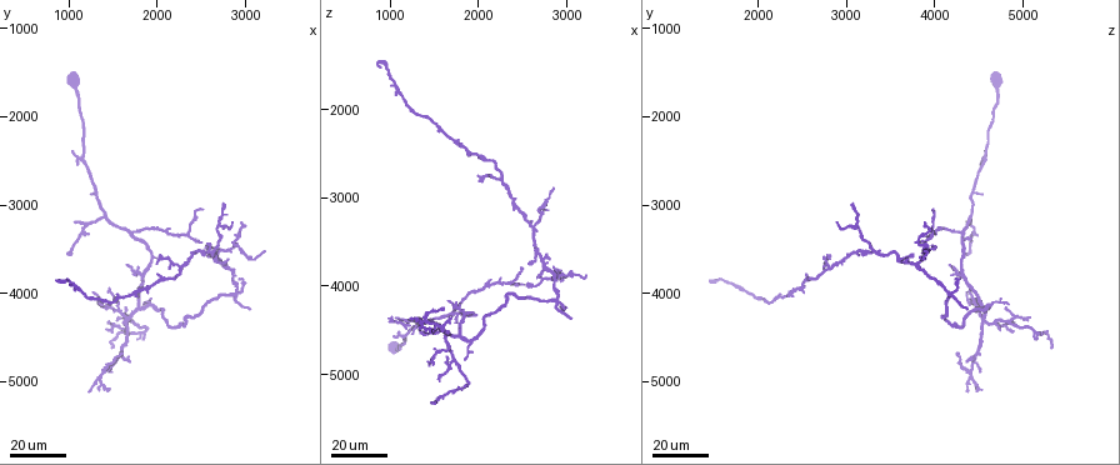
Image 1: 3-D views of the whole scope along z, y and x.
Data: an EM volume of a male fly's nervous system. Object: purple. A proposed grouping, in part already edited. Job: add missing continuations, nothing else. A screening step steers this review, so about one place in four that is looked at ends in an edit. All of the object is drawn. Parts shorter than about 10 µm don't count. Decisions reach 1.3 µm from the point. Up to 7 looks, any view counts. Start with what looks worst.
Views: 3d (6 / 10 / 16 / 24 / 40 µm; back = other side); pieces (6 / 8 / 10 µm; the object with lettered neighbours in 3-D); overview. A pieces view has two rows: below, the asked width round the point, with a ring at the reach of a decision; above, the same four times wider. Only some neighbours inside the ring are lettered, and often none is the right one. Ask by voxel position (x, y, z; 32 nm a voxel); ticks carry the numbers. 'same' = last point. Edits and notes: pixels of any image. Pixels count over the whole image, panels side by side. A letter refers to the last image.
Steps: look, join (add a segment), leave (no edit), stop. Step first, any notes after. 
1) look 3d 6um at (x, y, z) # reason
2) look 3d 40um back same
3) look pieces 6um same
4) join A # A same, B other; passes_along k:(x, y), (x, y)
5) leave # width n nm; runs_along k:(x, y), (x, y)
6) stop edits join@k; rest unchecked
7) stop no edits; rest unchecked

look 3d 24um at (3050, 4150, 4350)

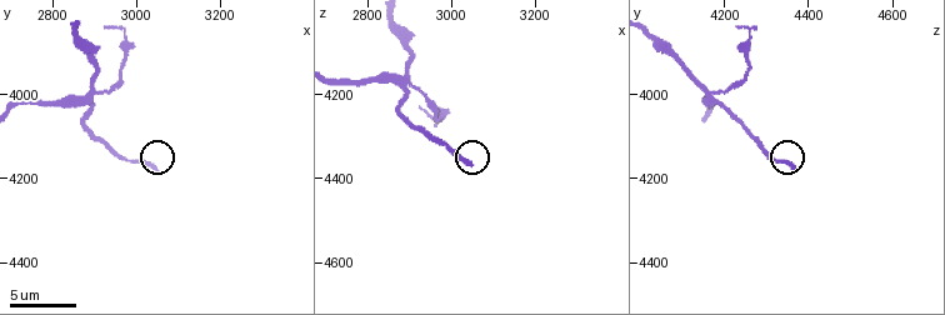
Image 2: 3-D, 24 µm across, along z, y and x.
look pieces 10um at (3045, 4180, 4370)

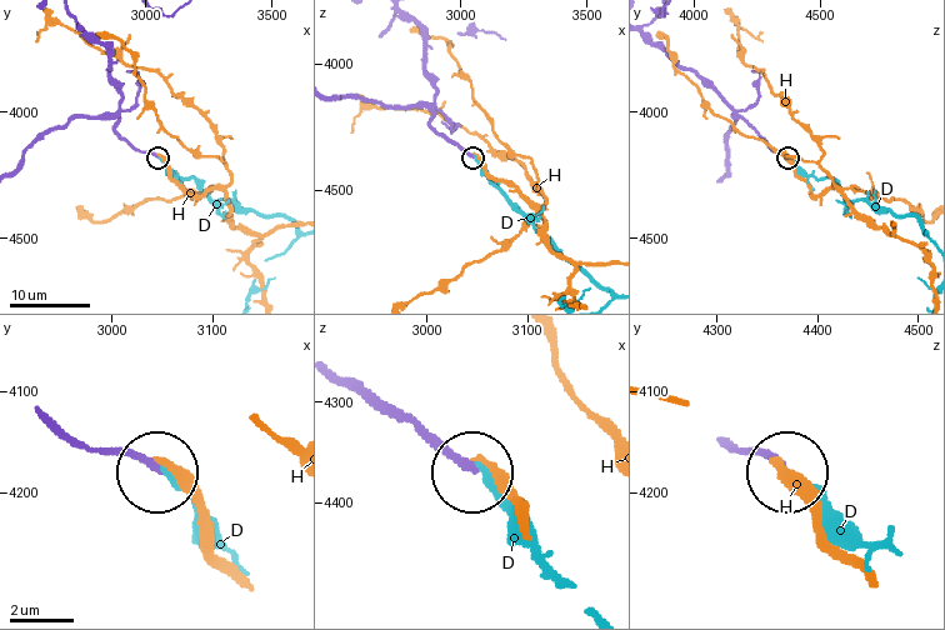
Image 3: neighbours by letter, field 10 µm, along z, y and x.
join D # width 210 nm; D same, H other; passes_along 3:(135, 148), (194, 179), (214, 200), (265, 215); it goes on there

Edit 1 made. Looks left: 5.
look overview

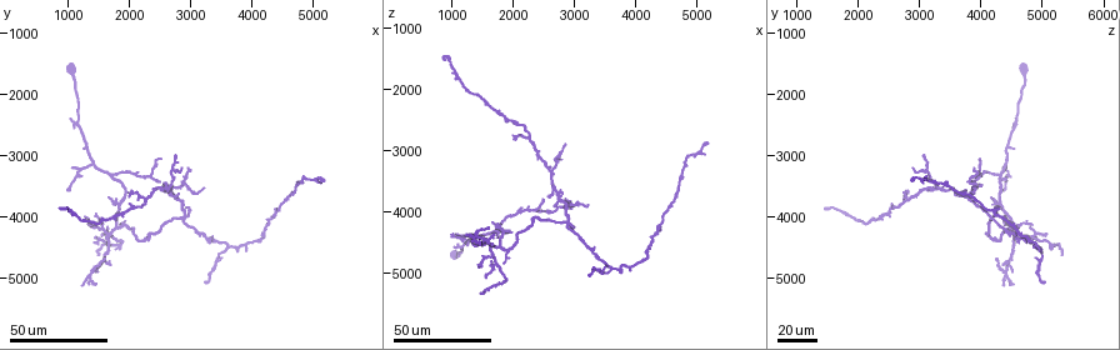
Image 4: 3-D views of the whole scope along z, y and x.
look 3d 24um at (1100, 2500, 4500) # an open end

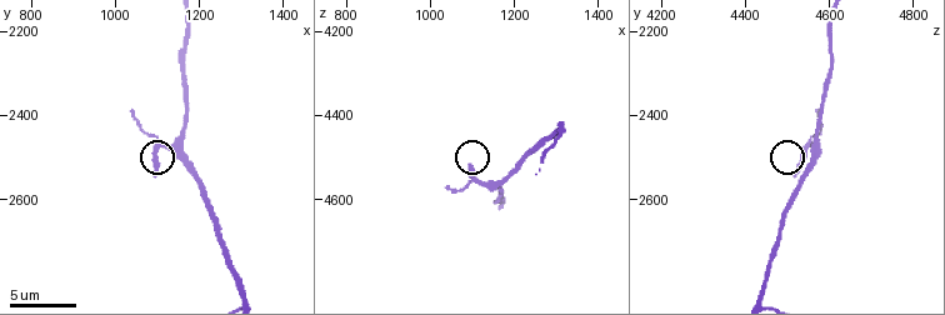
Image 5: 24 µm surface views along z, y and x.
look pieces 8um at (1095, 2540, 4515)

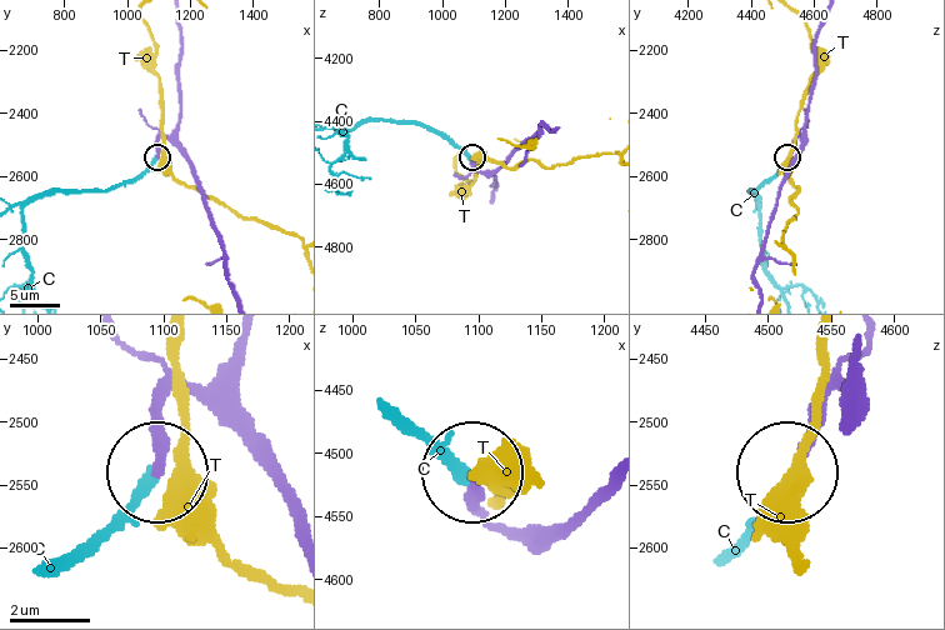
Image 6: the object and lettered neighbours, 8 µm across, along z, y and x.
join C # C same, T other; passes_along 6:(169, 134), (158, 141), (156, 158), (119, 185), (20, 201); the neuron continues

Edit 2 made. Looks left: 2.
look 3d 40um at (1100, 3200, 4350) # branch stops here

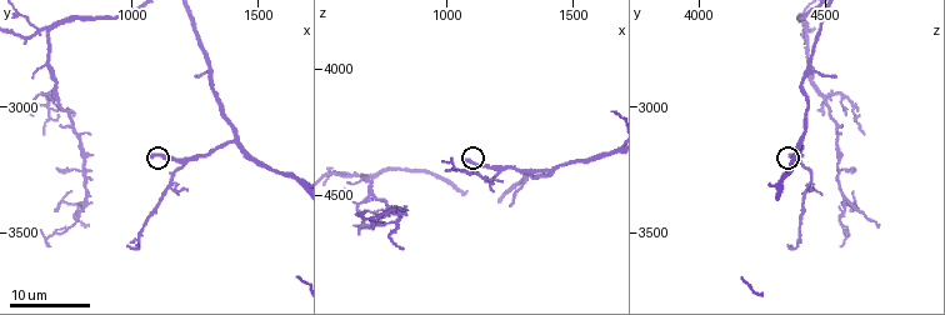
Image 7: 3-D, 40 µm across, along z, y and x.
look pieces 10um at (1070, 3190, 4350)

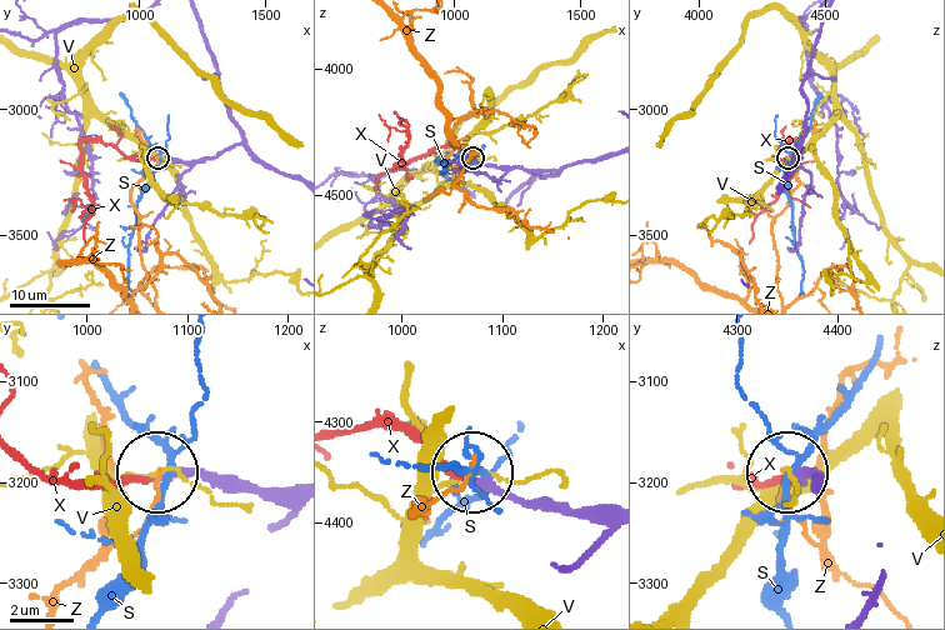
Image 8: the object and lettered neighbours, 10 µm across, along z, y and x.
join X # width 240 nm; S other, V other, X same, Z other; the neuron continues

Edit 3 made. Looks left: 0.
stop edits join@3, join@6, join@8; rest unchecked

